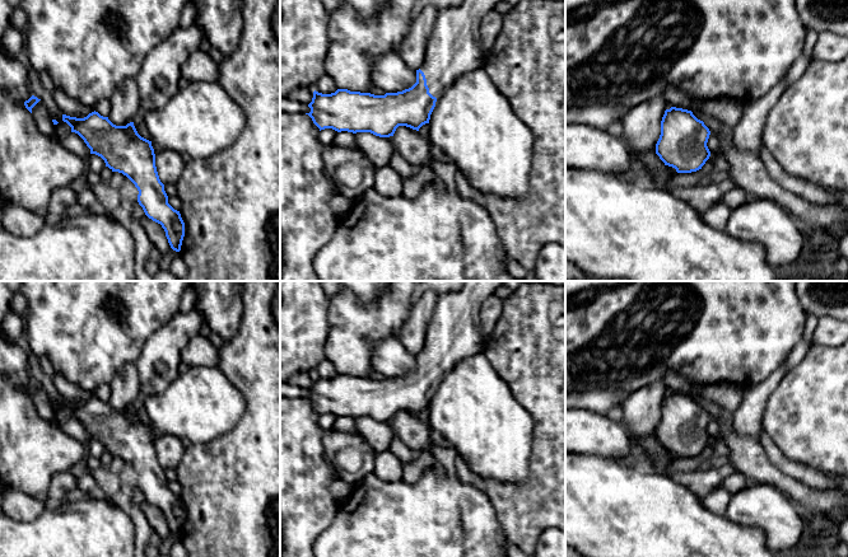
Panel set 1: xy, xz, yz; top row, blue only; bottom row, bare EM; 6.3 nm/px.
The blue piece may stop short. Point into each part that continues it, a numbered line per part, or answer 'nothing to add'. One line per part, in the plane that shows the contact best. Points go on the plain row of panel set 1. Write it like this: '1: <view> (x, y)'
1: xz (453, 333)

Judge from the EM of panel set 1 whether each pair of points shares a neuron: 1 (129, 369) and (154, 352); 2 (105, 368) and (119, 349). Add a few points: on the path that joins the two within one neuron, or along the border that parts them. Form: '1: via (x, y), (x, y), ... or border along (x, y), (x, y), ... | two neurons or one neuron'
1: border along (134, 364), (138, 371), (140, 394) | two neurons
2: via (107, 363), (113, 354) | one neuron

